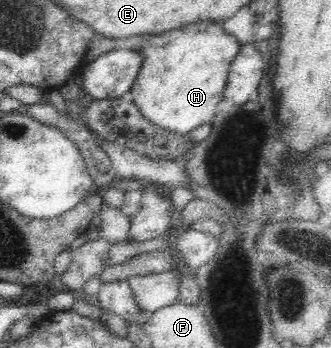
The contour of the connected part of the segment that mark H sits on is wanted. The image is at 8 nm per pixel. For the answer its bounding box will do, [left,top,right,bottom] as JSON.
[129,21,240,136]

